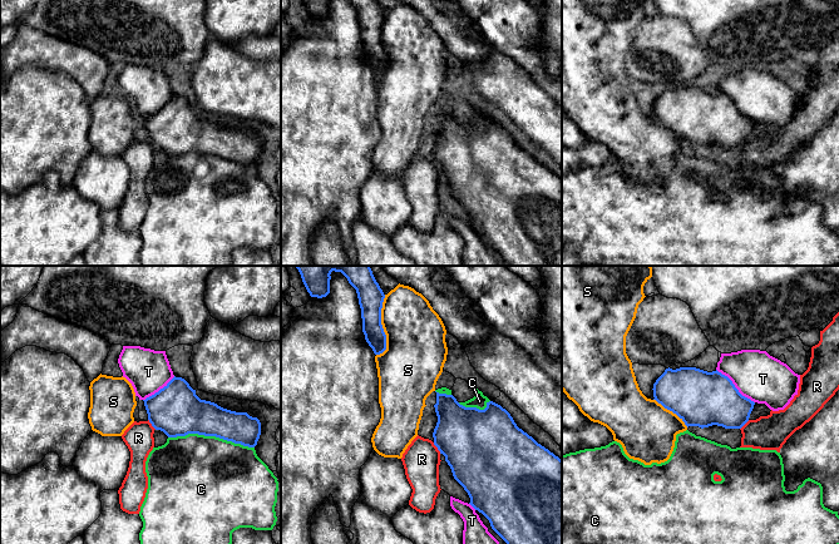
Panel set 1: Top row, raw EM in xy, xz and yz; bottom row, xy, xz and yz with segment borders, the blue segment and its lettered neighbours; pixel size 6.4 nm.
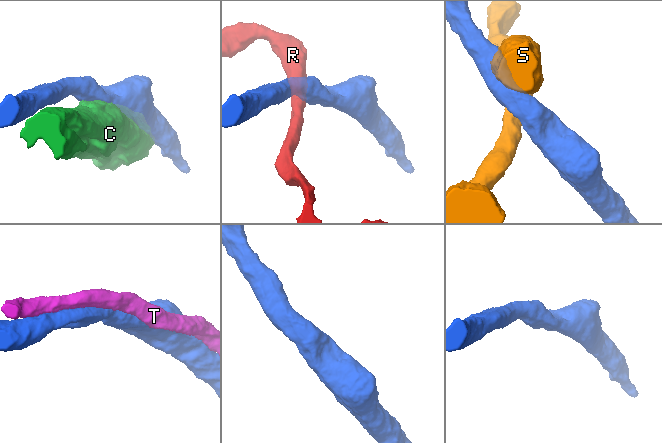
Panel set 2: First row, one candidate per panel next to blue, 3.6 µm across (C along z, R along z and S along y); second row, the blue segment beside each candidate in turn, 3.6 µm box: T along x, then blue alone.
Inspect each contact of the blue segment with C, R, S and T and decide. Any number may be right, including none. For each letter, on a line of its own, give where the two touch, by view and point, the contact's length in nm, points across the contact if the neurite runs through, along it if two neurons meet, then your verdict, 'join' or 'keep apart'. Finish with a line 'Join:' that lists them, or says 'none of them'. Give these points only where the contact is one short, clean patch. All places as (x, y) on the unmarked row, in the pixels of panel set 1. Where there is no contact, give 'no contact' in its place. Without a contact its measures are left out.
C: xy (211, 154) | 550 nm | keep apart
R: xz (437, 166) | 90 nm | along xz (433, 162), (440, 172) | keep apart
S: xz (381, 45) | 400 nm | keep apart
T: yz (734, 105) | 340 nm | join
Join: T

